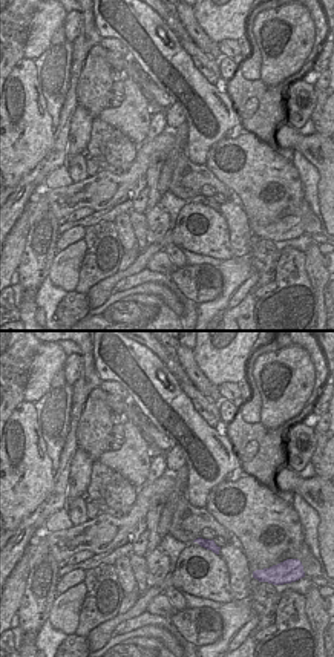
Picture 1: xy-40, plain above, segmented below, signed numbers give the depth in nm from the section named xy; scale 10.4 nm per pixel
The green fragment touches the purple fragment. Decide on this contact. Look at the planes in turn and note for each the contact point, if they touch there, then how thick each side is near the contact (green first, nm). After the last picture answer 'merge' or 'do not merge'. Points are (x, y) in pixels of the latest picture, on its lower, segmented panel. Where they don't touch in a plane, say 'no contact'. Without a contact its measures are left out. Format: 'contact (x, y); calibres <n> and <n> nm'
no contact

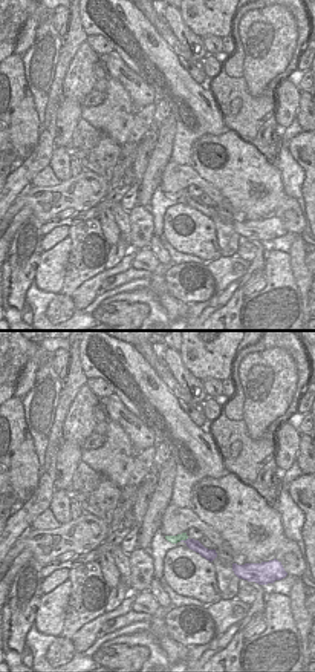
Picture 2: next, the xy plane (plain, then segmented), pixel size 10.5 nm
contact (182, 539); calibres 90 and 120 nm

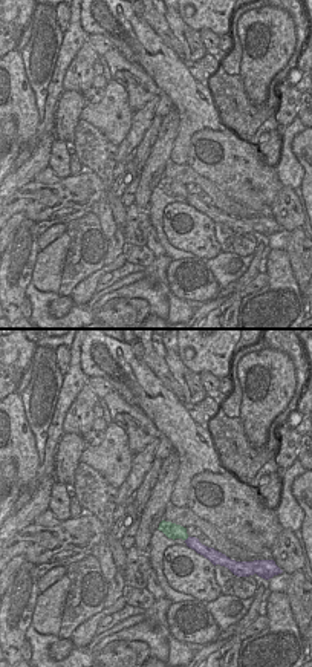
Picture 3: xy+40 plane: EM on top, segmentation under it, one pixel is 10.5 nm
no contact

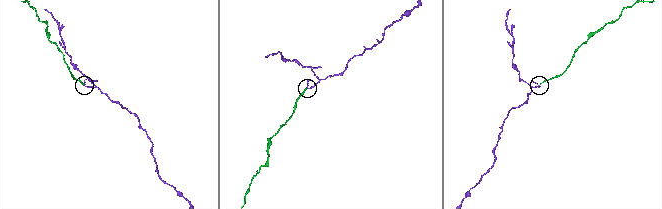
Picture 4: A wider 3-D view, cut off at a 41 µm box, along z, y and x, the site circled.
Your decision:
merge

